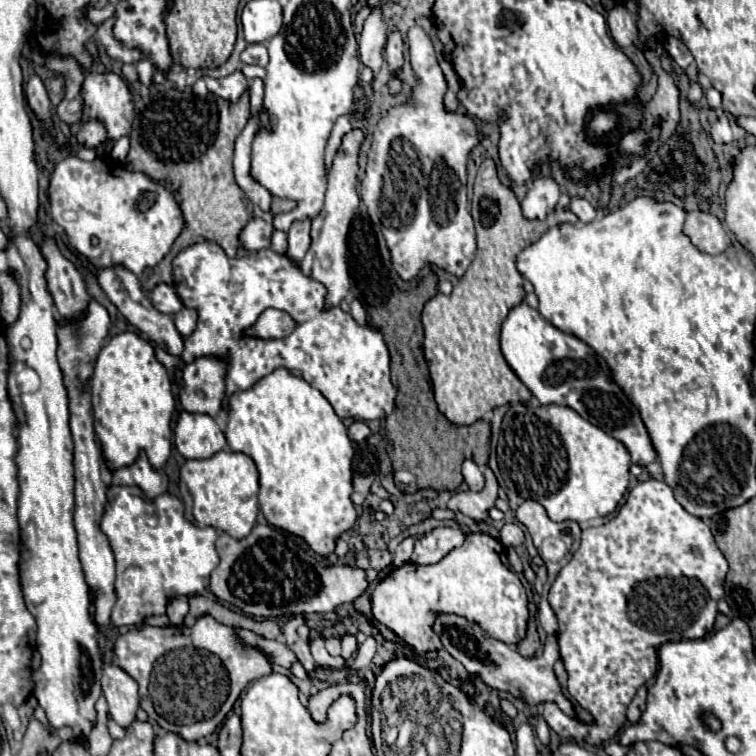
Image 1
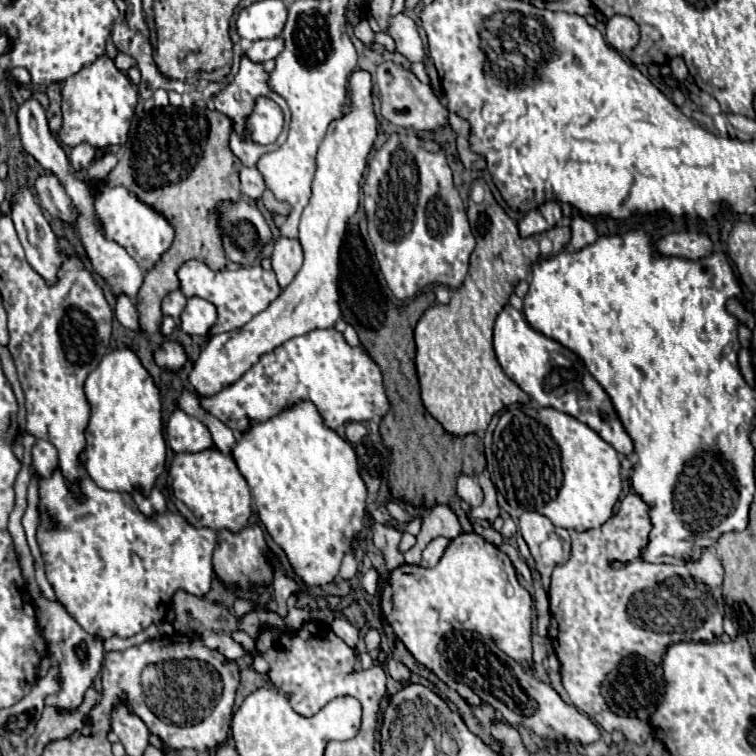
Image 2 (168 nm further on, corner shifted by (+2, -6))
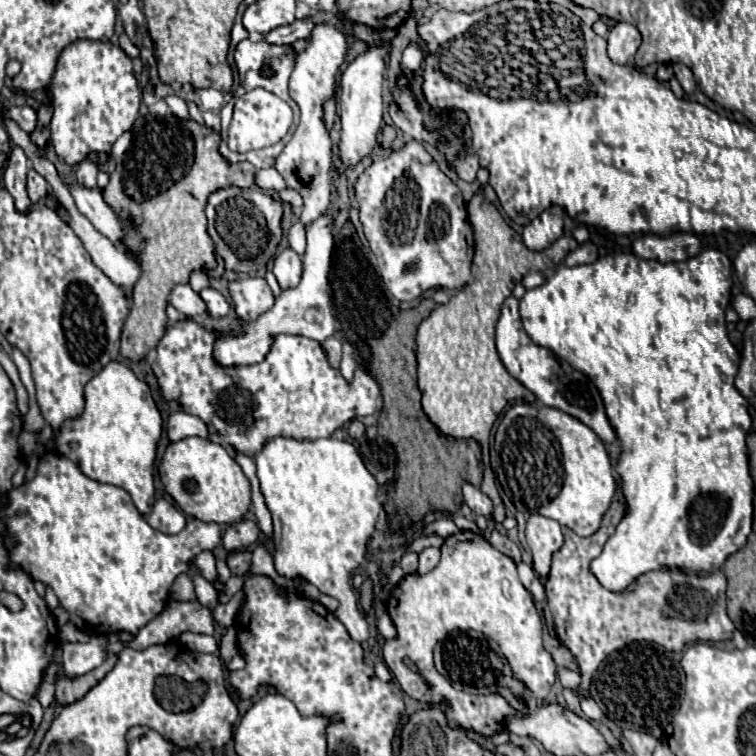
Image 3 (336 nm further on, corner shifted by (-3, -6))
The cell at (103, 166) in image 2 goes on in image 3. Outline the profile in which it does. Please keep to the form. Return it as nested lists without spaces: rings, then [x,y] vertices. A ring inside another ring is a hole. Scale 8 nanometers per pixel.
[[[127,131],[113,145],[111,154],[116,162],[122,162],[124,153],[126,153],[130,145],[132,145],[132,133]]]

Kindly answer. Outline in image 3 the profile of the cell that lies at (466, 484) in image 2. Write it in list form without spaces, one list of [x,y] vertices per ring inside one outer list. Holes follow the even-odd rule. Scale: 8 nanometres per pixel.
[[[464,483],[464,501],[476,515],[488,517],[492,513],[492,501],[472,483]]]

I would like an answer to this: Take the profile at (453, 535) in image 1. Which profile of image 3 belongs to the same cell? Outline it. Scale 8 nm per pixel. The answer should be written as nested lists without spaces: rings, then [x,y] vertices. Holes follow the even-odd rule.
[[[426,547],[422,553],[420,553],[420,565],[418,565],[418,573],[424,575],[428,573],[430,569],[434,569],[440,561],[440,549],[438,547]]]

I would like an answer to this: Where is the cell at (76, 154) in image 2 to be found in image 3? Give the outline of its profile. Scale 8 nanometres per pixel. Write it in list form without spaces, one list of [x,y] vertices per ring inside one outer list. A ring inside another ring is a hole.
[[[82,159],[76,169],[76,181],[84,187],[96,187],[96,173],[98,167],[90,159]]]

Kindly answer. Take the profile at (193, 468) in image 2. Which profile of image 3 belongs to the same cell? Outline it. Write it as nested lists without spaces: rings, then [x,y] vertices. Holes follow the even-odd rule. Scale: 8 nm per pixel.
[[[186,437],[178,443],[170,443],[160,463],[160,479],[186,515],[206,523],[236,523],[248,513],[252,503],[250,483],[240,465],[222,445],[210,439]]]

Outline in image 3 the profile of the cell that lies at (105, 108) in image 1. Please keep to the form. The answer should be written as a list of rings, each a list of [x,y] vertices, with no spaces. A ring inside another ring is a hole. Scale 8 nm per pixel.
[[[76,41],[62,51],[50,95],[54,105],[50,141],[62,163],[78,163],[88,153],[108,153],[114,141],[132,129],[142,103],[130,57],[120,47],[100,41]]]

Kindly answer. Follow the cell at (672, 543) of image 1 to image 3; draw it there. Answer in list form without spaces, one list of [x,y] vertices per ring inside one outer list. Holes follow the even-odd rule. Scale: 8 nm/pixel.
[[[612,501],[608,513],[604,515],[602,527],[590,535],[590,537],[578,537],[572,529],[564,529],[564,547],[554,553],[552,559],[552,569],[546,581],[546,599],[554,617],[556,625],[556,635],[560,643],[572,653],[578,669],[580,669],[580,687],[578,687],[578,697],[586,691],[590,693],[590,681],[594,673],[598,671],[598,665],[614,651],[634,643],[634,641],[654,641],[662,645],[668,651],[682,651],[686,645],[696,643],[696,641],[726,641],[732,639],[734,623],[730,621],[726,613],[726,575],[722,569],[708,573],[708,575],[696,575],[696,573],[686,573],[680,569],[660,569],[660,571],[648,571],[642,573],[630,587],[624,591],[608,591],[598,583],[594,573],[590,571],[592,559],[596,559],[602,553],[602,547],[606,539],[616,531],[618,523],[622,521],[622,515],[626,515],[628,507],[624,501]]]

